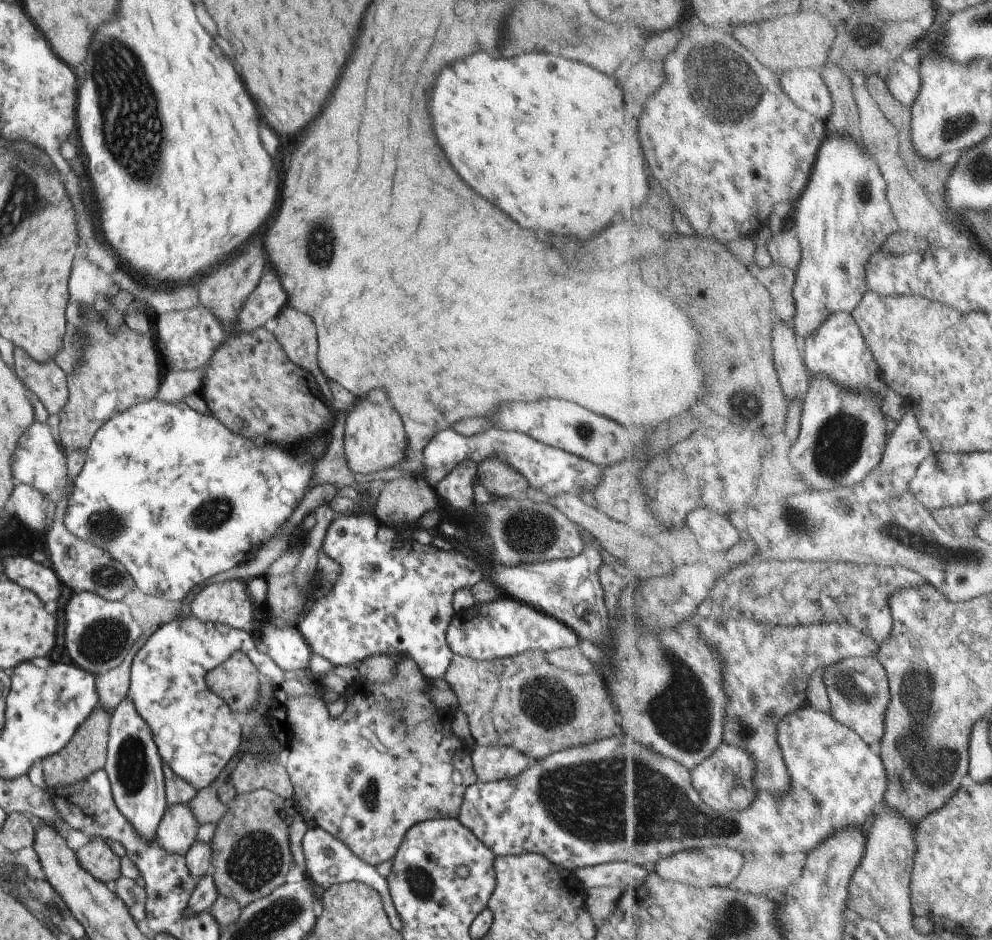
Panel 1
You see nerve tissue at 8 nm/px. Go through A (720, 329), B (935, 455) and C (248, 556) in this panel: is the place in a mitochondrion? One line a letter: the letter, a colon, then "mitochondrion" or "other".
A: other
B: other
C: other

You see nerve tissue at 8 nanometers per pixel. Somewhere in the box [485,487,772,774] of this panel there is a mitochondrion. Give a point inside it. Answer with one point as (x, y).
(681, 714)

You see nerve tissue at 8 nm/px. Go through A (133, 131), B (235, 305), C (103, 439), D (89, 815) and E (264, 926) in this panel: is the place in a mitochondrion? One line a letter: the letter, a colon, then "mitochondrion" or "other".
A: mitochondrion
B: other
C: other
D: other
E: mitochondrion

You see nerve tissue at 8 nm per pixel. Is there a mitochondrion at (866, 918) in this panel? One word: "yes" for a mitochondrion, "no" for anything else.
no

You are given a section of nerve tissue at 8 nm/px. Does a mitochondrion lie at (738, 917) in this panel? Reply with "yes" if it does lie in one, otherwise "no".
yes

